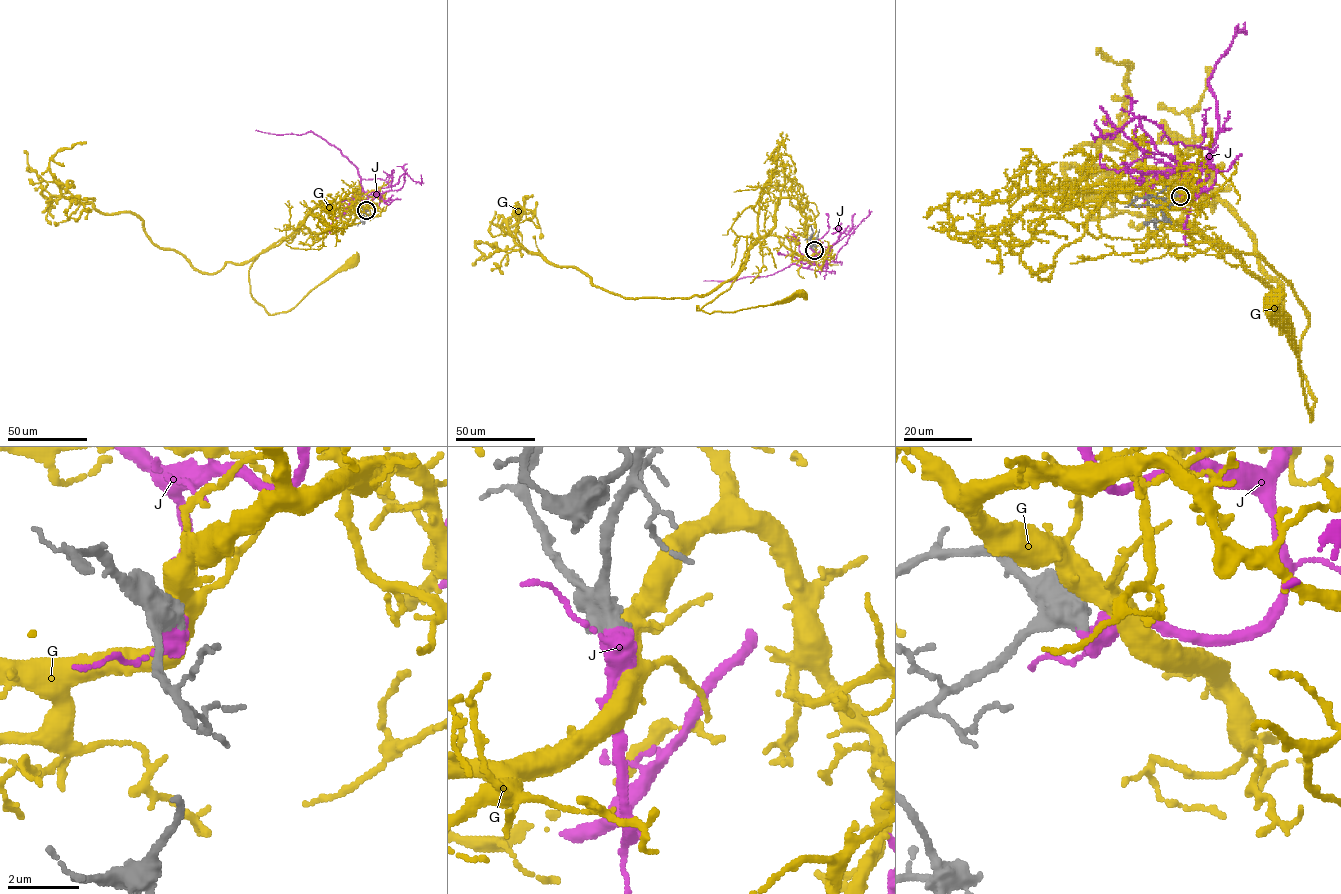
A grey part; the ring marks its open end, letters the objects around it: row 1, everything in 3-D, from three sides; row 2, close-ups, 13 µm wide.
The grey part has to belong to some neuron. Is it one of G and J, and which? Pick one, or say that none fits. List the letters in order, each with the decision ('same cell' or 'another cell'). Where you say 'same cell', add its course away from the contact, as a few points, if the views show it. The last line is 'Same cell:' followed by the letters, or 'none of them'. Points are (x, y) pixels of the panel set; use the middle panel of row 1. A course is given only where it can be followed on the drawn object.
G: another cell
J: same cell; course (813, 250), (814, 259), (809, 261), (808, 268), (791, 264), (766, 276), (728, 281), (703, 280)
Same cell: J

